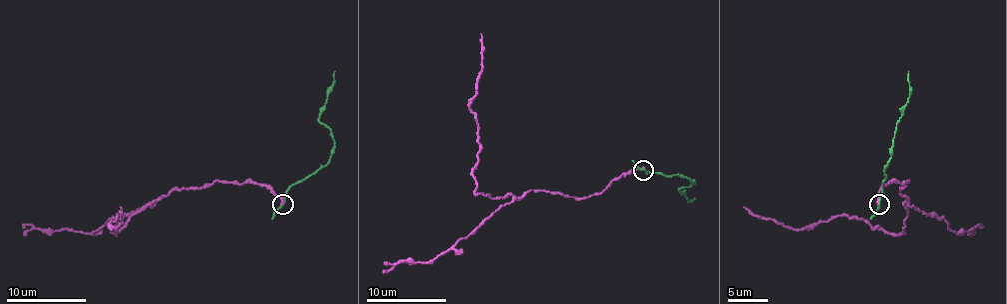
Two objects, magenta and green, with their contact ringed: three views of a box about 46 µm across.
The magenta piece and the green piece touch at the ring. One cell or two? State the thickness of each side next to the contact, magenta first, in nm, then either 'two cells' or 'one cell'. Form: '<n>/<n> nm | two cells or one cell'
240/140 nm | two cells

